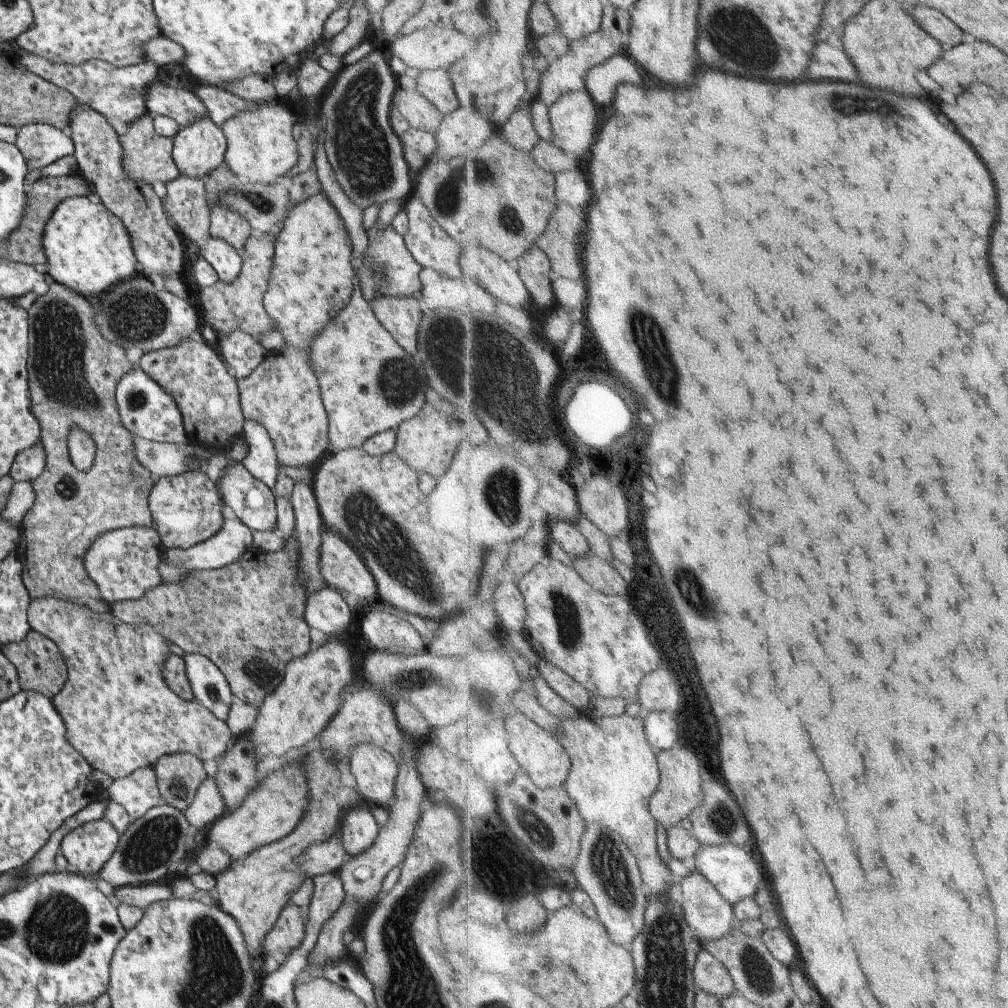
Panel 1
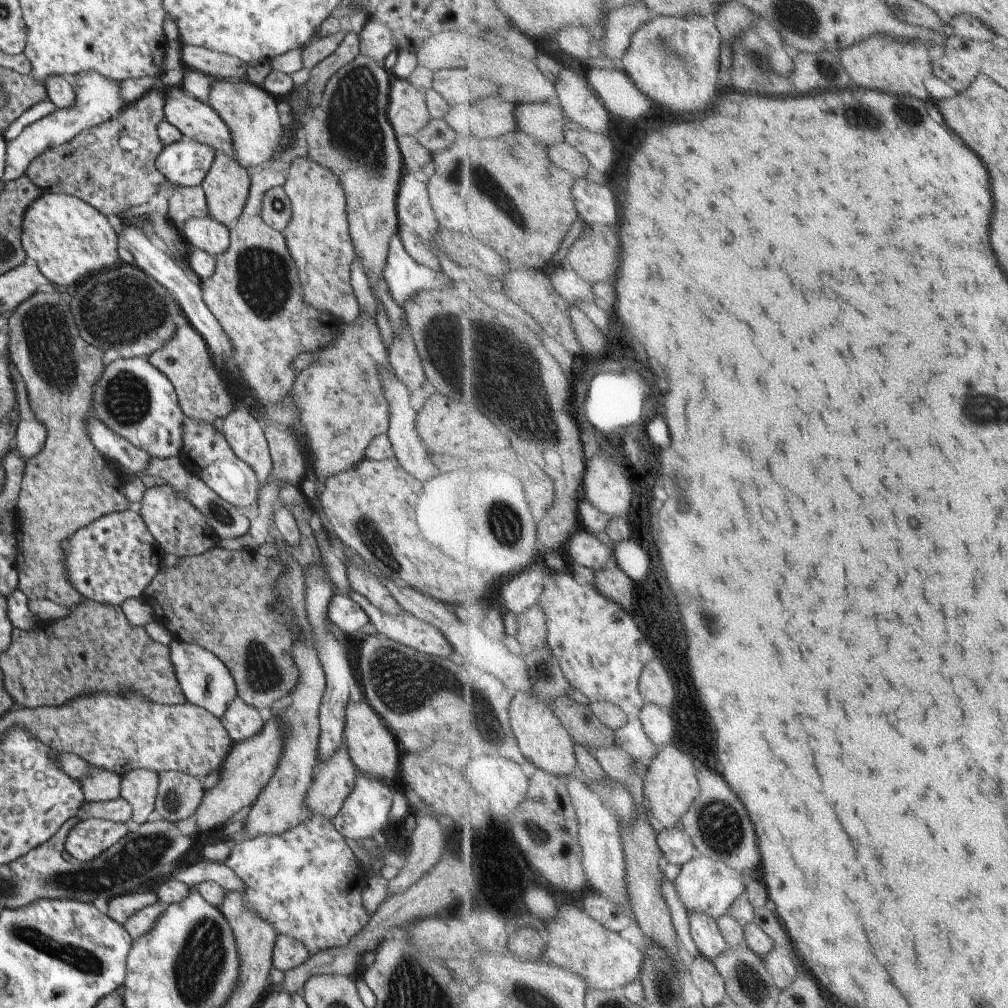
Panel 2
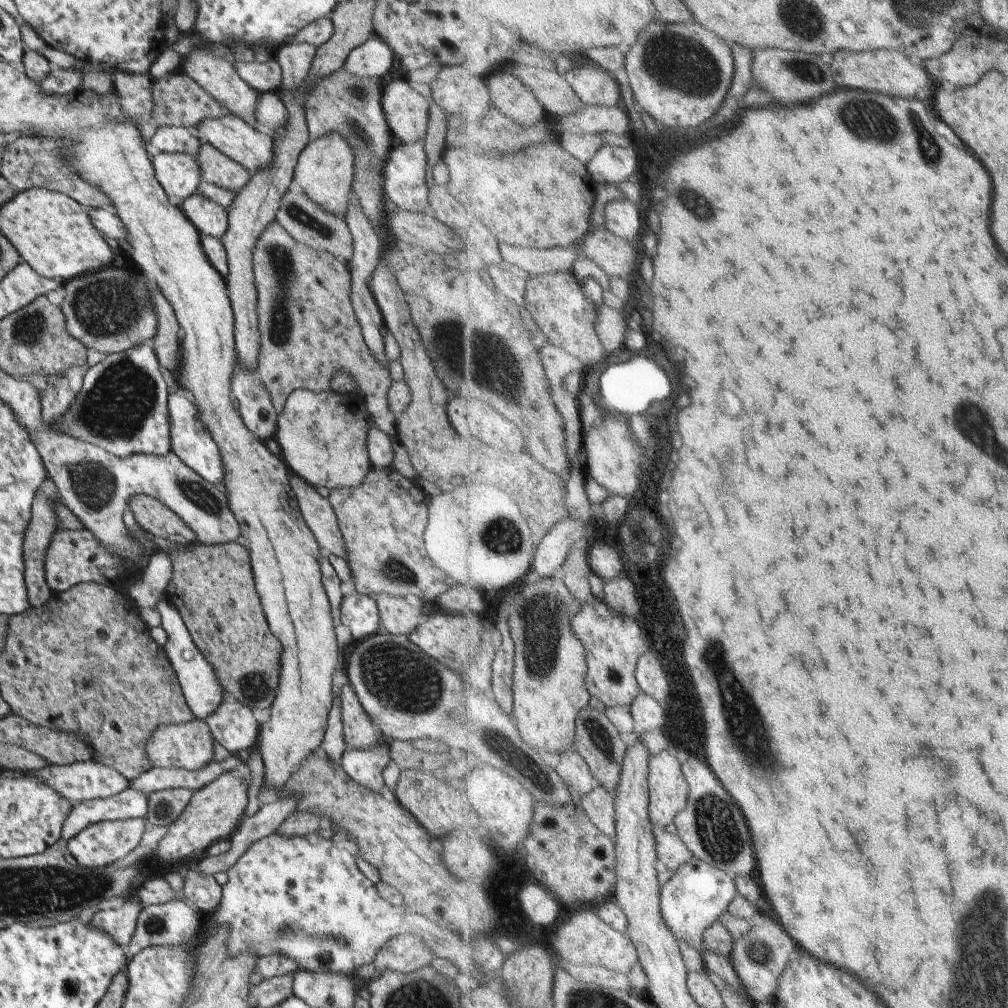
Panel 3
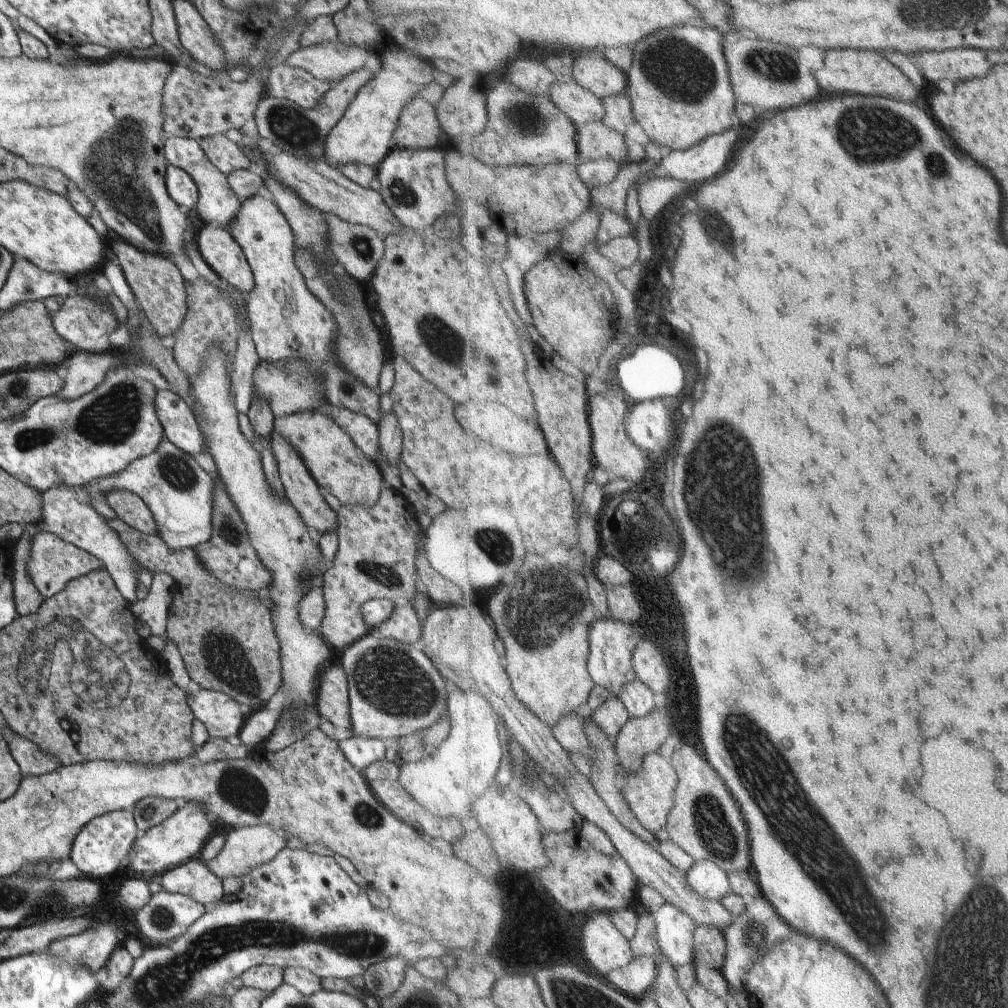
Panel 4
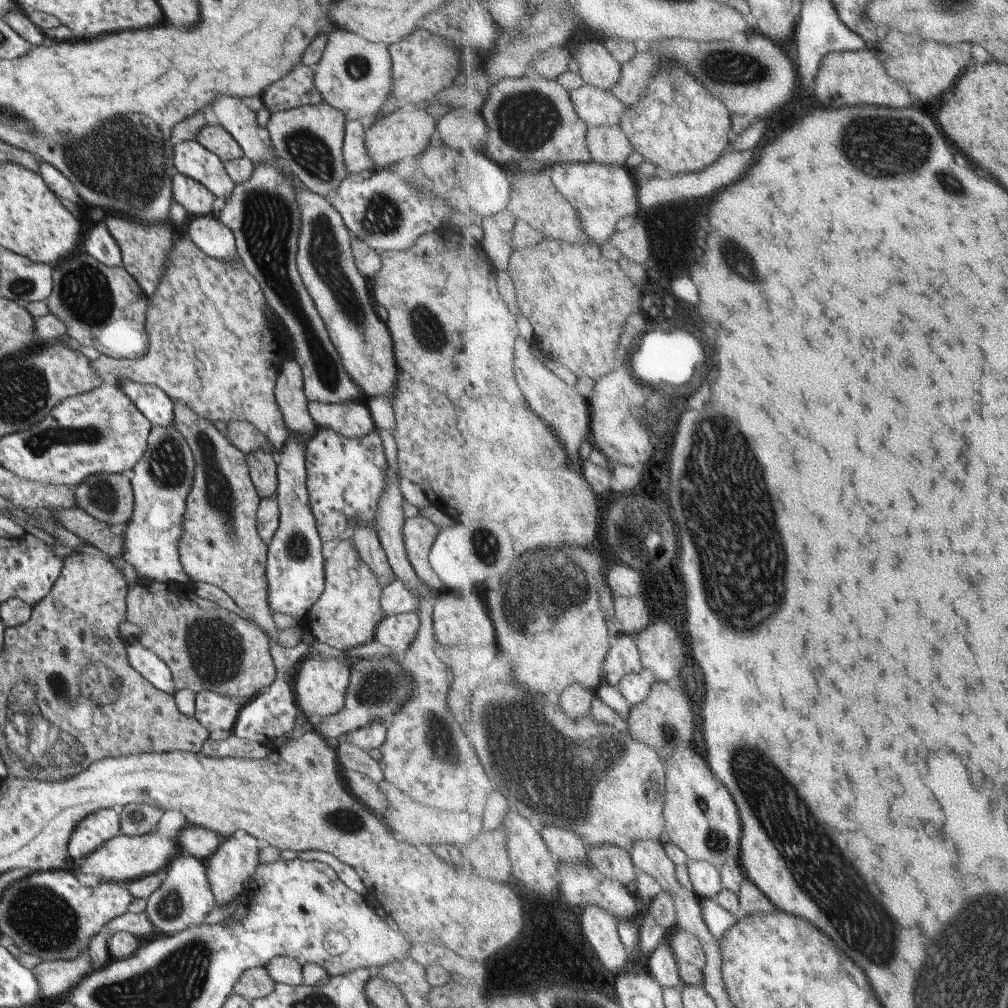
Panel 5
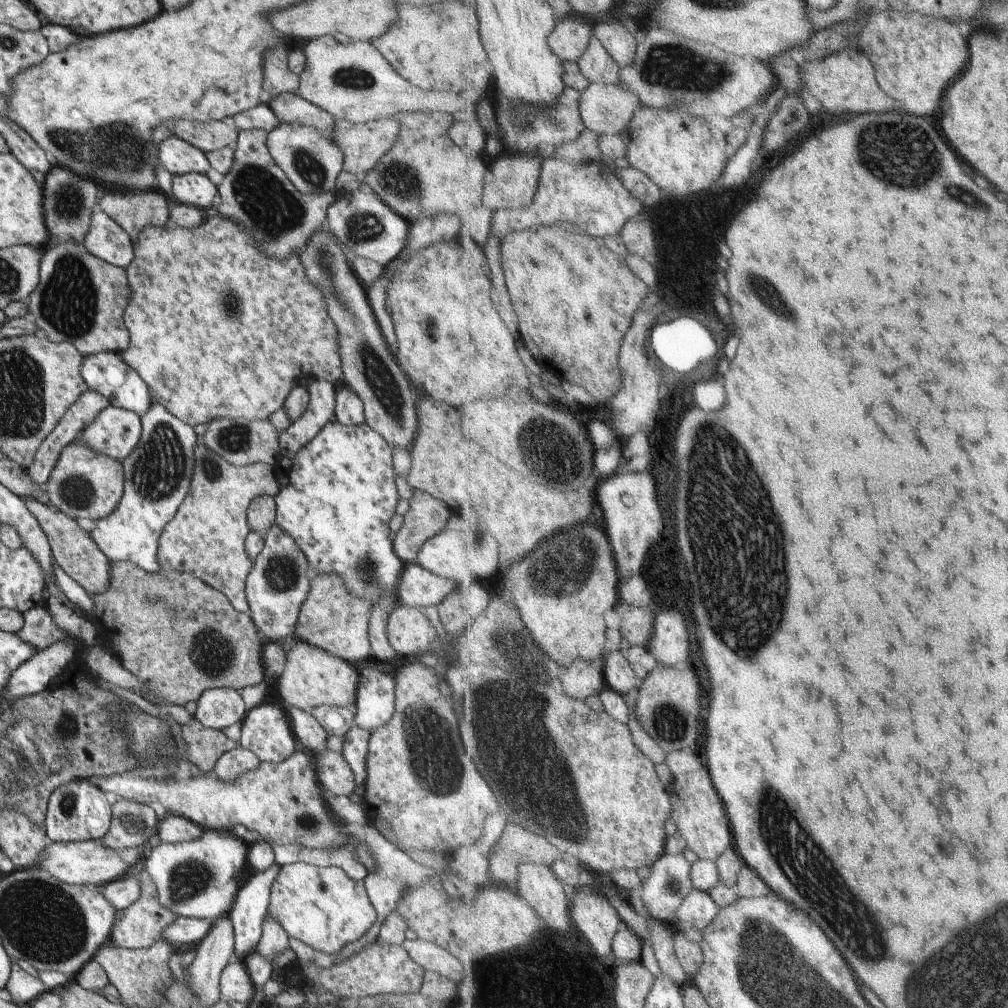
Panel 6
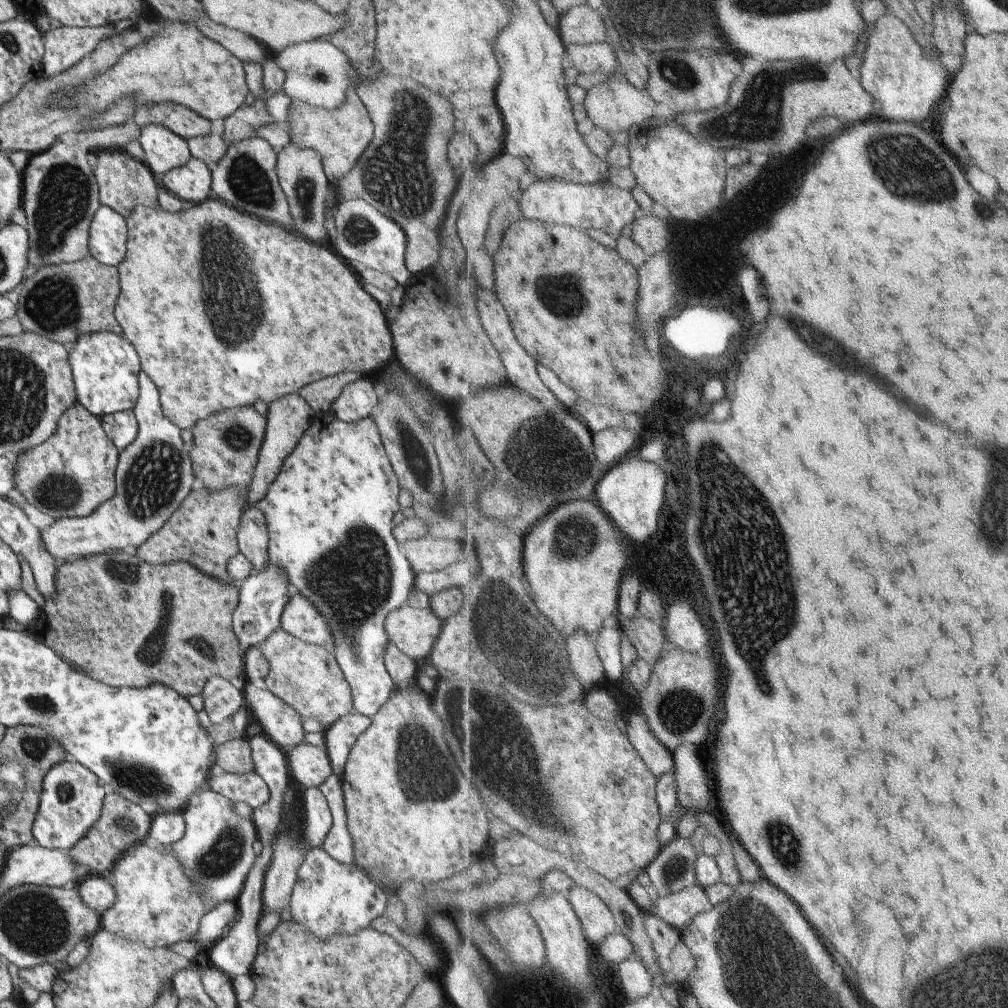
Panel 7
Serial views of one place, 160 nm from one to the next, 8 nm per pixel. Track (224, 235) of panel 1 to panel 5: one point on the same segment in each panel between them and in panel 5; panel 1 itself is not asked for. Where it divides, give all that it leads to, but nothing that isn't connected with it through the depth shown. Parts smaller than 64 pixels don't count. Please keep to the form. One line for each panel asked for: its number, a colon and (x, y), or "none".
2: (225, 186)
3: (216, 168)
4: (222, 153)
5: (210, 136)

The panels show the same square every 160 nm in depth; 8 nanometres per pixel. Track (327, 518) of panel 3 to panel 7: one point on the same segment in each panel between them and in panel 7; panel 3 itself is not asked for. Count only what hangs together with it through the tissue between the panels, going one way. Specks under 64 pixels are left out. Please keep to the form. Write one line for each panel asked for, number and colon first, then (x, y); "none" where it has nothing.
4: (300, 489)
5: (215, 350)
6: (212, 359)
7: (222, 308)

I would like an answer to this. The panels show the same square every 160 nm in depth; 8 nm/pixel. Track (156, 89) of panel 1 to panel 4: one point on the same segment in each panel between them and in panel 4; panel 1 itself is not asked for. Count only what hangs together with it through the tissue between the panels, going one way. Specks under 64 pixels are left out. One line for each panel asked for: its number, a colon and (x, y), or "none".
2: (197, 121)
3: (252, 148)
4: (320, 185)

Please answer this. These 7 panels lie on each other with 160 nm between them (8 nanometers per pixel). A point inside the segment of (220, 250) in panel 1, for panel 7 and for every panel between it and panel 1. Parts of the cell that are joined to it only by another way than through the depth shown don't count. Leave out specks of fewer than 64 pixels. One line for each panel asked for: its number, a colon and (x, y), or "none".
2: (206, 233)
3: (209, 218)
4: (216, 205)
5: (189, 158)
6: (178, 157)
7: (163, 150)

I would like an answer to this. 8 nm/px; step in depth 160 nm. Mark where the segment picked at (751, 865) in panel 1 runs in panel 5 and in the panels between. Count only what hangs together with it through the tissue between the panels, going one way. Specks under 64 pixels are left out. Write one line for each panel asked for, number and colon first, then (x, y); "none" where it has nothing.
2: (705, 884)
3: (696, 896)
4: (675, 928)
5: (706, 879)

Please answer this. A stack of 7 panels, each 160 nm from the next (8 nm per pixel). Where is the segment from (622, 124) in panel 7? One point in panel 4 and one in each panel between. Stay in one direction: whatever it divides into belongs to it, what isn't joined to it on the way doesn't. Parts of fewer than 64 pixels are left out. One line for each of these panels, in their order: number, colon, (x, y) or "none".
4: (583, 106)
5: (598, 107)
6: (606, 109)

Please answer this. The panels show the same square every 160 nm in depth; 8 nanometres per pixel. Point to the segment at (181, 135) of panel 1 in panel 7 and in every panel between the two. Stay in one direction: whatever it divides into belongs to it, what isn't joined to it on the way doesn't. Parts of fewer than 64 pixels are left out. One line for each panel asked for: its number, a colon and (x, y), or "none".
2: (184, 163)
3: (178, 174)
4: (181, 189)
5: (195, 199)
6: (195, 189)
7: (190, 182)

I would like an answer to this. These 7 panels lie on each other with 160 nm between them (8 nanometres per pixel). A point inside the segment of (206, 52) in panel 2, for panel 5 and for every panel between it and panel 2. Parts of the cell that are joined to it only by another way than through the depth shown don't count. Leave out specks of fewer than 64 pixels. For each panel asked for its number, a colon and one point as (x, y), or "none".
3: (262, 77)
4: (331, 61)
5: (354, 76)

